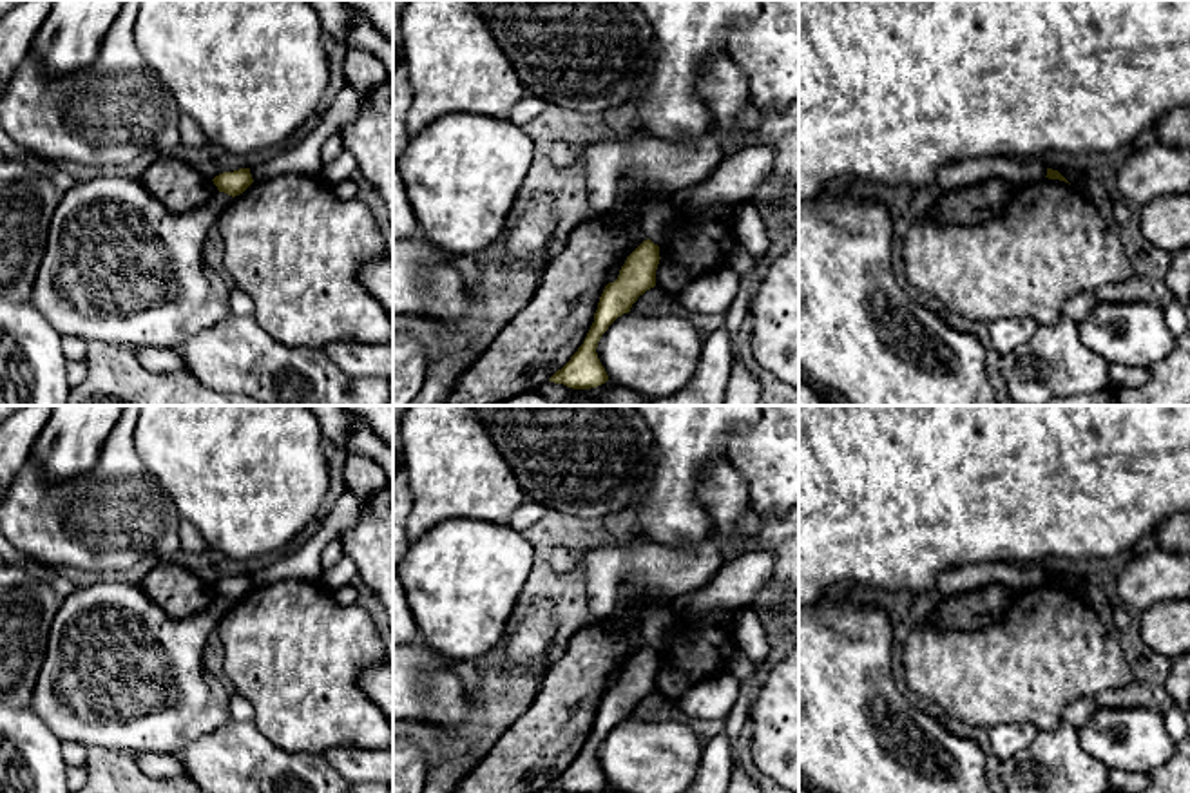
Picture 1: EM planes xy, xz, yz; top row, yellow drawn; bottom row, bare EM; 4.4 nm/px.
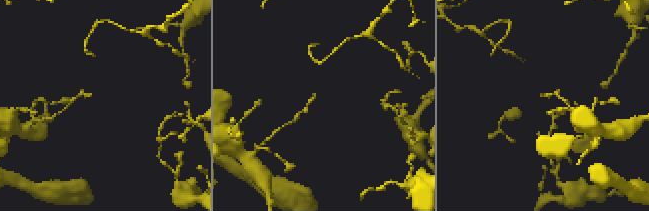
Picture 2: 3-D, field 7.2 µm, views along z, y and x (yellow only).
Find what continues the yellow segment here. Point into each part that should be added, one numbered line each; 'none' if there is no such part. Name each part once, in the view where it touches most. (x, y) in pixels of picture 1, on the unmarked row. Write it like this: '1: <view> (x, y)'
none

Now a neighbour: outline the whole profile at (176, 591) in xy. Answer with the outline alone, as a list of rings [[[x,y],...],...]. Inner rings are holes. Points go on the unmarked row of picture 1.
[[[172,561],[152,567],[139,587],[174,619],[205,612],[219,597],[212,585]]]

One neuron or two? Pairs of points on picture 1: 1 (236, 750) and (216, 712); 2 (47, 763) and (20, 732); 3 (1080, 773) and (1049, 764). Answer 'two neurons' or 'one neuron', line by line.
1: two neurons
2: one neuron
3: one neuron

